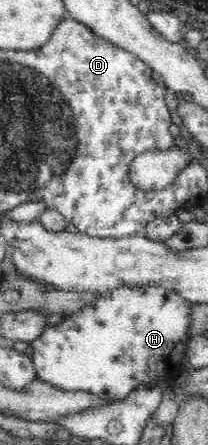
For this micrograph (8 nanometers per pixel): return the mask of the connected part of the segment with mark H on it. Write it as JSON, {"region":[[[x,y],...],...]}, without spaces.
{"region":[[[152,285],[152,287],[136,288],[136,287],[120,287],[120,289],[112,289],[112,291],[98,292],[98,299],[94,303],[90,303],[88,307],[72,313],[72,315],[63,315],[64,319],[59,324],[49,325],[46,327],[44,333],[40,333],[40,337],[30,344],[33,349],[32,362],[36,368],[37,376],[44,382],[53,384],[54,388],[60,388],[67,392],[92,392],[96,396],[102,396],[106,403],[110,400],[122,401],[126,399],[127,395],[138,388],[140,384],[149,386],[153,384],[158,378],[162,378],[167,386],[174,385],[177,377],[184,371],[184,351],[188,347],[190,340],[189,325],[191,323],[190,308],[192,303],[180,297],[173,289],[166,289],[159,285]]]}

